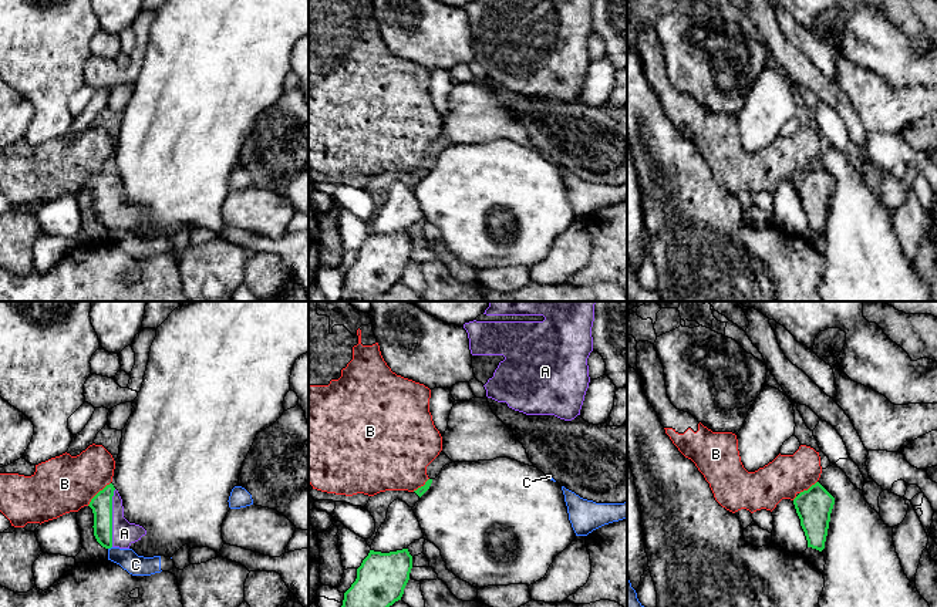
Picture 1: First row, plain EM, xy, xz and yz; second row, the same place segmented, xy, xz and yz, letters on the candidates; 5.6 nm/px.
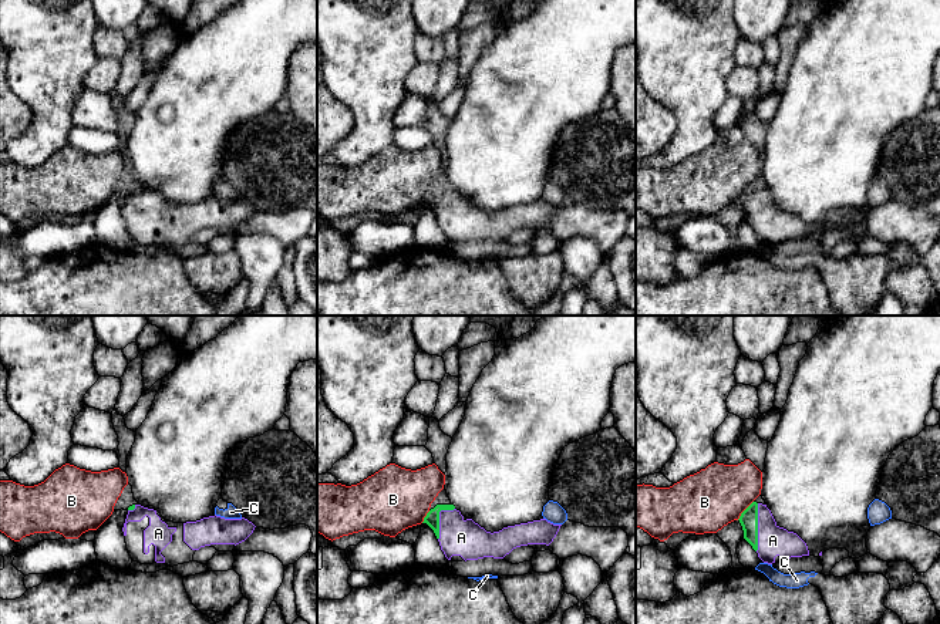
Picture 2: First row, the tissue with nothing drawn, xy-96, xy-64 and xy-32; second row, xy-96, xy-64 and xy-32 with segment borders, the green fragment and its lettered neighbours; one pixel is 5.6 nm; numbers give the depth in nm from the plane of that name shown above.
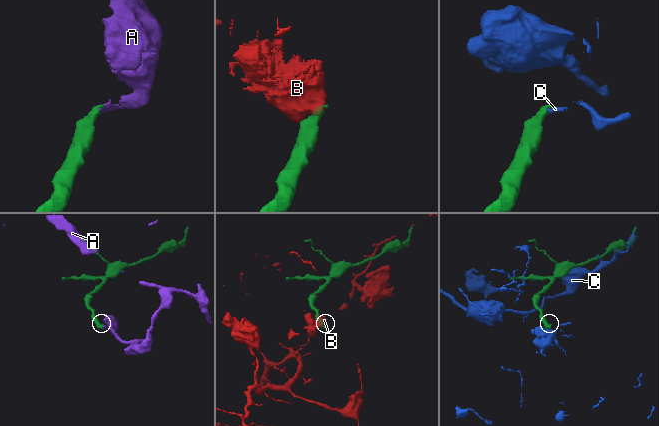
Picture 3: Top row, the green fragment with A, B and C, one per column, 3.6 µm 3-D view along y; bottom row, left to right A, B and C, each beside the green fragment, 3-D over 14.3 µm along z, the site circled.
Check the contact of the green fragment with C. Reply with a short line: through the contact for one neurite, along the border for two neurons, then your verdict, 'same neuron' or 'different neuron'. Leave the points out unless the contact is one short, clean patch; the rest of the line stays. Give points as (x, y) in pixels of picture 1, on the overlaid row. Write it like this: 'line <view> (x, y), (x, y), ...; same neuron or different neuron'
line xy (111, 546), (108, 549); different neuron

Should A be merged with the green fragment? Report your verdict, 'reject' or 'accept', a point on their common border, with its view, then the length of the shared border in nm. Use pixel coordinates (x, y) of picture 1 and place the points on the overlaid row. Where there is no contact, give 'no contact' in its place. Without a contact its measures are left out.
accept; contact xy (111, 518); length 320 nm

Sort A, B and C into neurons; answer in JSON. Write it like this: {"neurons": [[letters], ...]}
{"neurons": [["A"], ["B"], ["C"]]}

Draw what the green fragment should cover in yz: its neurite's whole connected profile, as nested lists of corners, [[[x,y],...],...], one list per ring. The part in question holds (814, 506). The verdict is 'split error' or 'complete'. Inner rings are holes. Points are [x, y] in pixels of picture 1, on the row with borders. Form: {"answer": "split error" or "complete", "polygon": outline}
{"answer": "complete", "polygon": [[[816,482],[808,490],[801,492],[793,499],[793,505],[801,519],[808,547],[822,552],[825,549],[835,498]]]}

